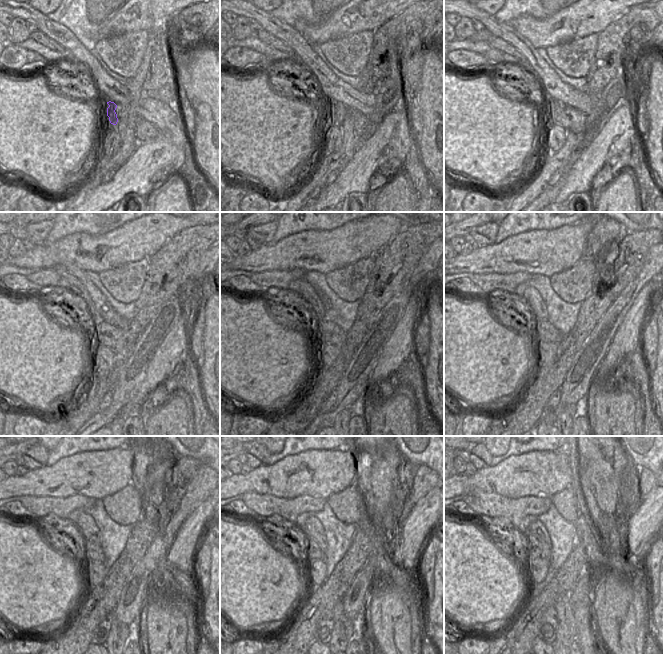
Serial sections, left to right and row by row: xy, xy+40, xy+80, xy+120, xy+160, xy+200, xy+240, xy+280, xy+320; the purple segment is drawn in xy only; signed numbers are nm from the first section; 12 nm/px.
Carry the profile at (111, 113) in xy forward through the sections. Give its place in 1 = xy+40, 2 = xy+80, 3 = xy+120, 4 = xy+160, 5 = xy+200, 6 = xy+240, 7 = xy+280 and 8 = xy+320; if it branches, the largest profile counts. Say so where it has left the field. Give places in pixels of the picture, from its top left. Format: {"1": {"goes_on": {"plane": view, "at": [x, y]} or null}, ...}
{"1": {"goes_on": {"plane": "xy+40", "at": [335, 112]}}, "2": {"goes_on": {"plane": "xy+80", "at": [571, 119]}}, "3": {"goes_on": {"plane": "xy+120", "at": [114, 338]}}, "4": {"goes_on": {"plane": "xy+160", "at": [328, 332]}}, "5": {"goes_on": {"plane": "xy+200", "at": [543, 328]}}, "6": {"goes_on": {"plane": "xy+240", "at": [90, 550]}}, "7": {"goes_on": {"plane": "xy+280", "at": [312, 551]}}, "8": {"goes_on": {"plane": "xy+320", "at": [534, 549]}}}

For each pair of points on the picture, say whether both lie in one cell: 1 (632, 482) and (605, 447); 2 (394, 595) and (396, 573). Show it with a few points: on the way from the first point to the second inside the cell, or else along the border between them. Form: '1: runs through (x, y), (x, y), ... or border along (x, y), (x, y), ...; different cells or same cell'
1: border along (629, 460), (621, 473), (619, 493); different cells
2: border along (381, 574), (388, 575), (400, 583); different cells

